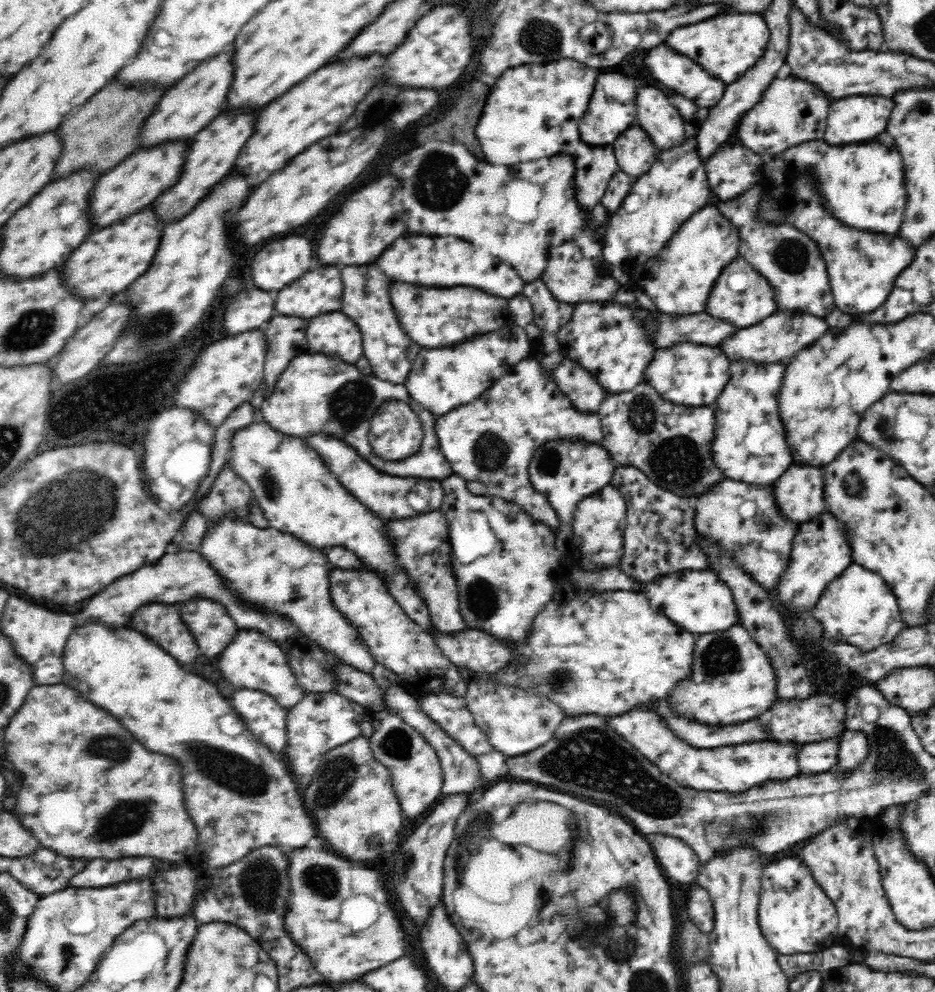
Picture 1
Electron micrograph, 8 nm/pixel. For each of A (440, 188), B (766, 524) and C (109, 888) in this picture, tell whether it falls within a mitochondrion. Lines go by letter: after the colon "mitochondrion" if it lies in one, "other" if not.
A: mitochondrion
B: mitochondrion
C: other

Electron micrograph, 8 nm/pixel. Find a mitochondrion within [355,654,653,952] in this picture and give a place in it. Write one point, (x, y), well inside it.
(561, 679)

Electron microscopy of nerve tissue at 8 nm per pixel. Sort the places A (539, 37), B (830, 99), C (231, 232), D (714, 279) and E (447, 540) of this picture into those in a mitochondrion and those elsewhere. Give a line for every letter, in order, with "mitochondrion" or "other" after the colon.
A: mitochondrion
B: other
C: other
D: other
E: other

